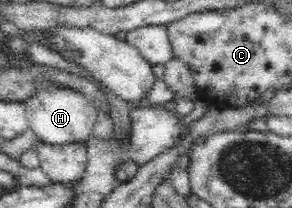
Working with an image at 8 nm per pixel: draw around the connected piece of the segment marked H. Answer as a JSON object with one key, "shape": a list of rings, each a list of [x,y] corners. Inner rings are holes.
{"shape":[[[41,87],[35,96],[25,101],[28,128],[35,133],[38,141],[51,145],[84,142],[91,134],[99,111],[82,93],[68,87]]]}

